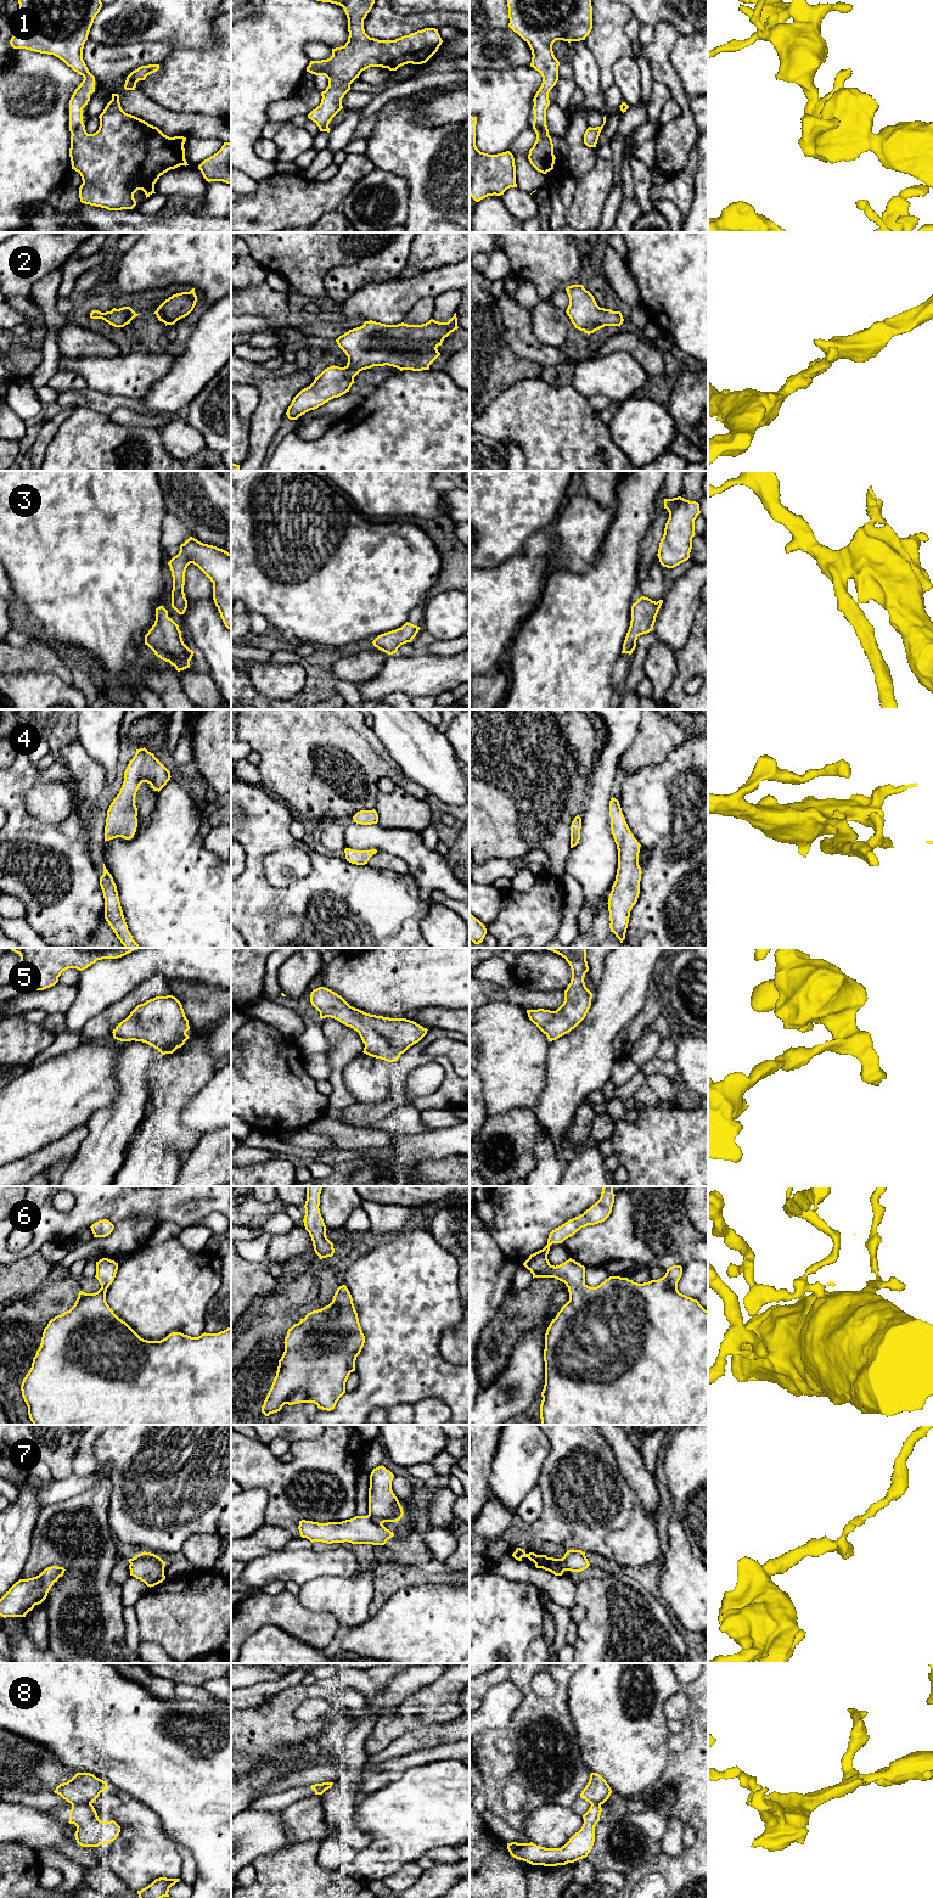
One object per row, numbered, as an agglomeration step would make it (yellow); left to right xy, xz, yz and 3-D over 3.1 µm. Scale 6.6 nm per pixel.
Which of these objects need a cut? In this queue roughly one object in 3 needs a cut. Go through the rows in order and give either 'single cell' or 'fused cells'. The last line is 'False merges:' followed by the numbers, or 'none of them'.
1: single cell
2: single cell
3: single cell
4: single cell
5: single cell
6: single cell
7: fused cells
8: fused cells
False merges: 7, 8

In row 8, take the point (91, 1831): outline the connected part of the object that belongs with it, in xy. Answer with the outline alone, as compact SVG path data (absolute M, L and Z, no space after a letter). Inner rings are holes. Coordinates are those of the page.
M72 1804L68 1823L77 1826L74 1836L82 1847L111 1843L120 1832L120 1826L114 1820L100 1820L92 1804Z

